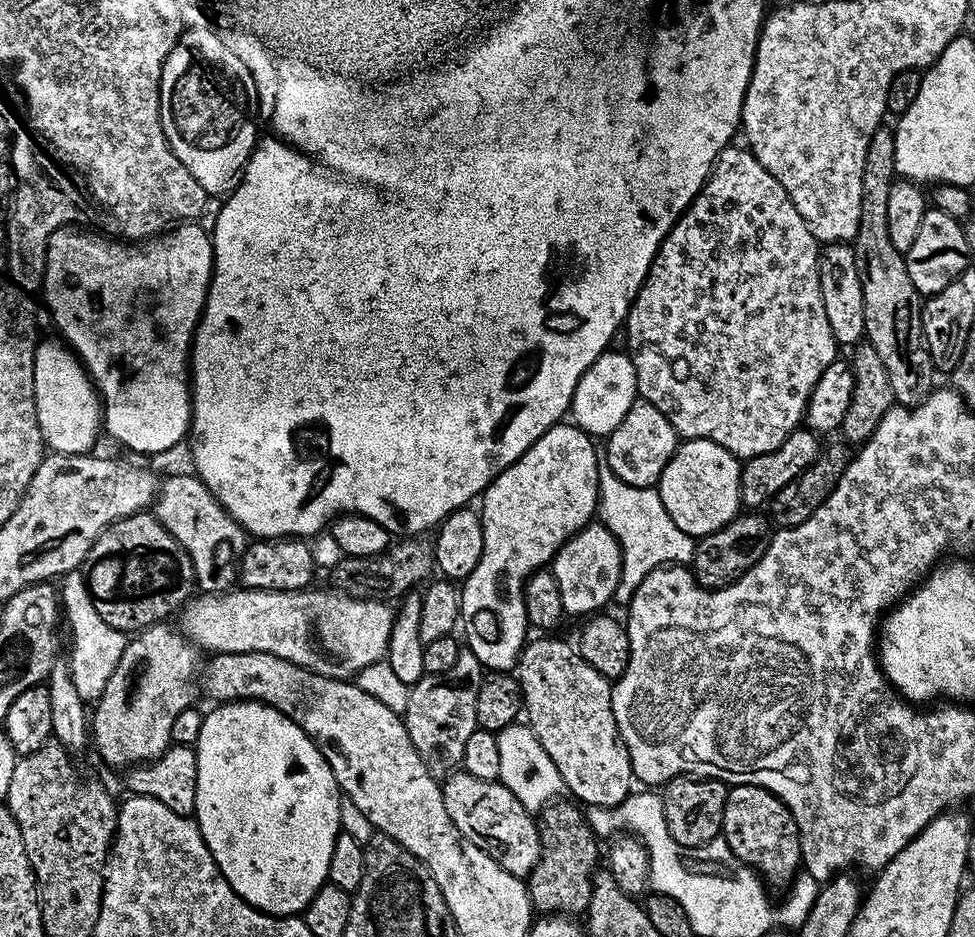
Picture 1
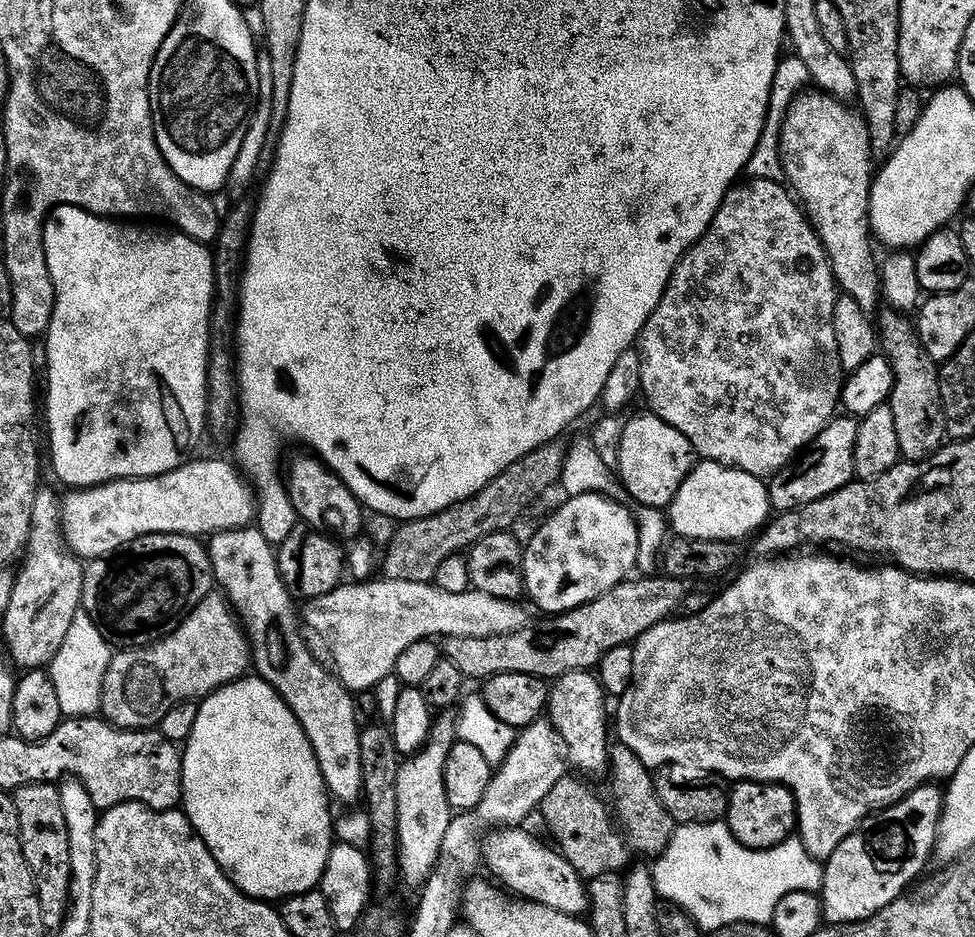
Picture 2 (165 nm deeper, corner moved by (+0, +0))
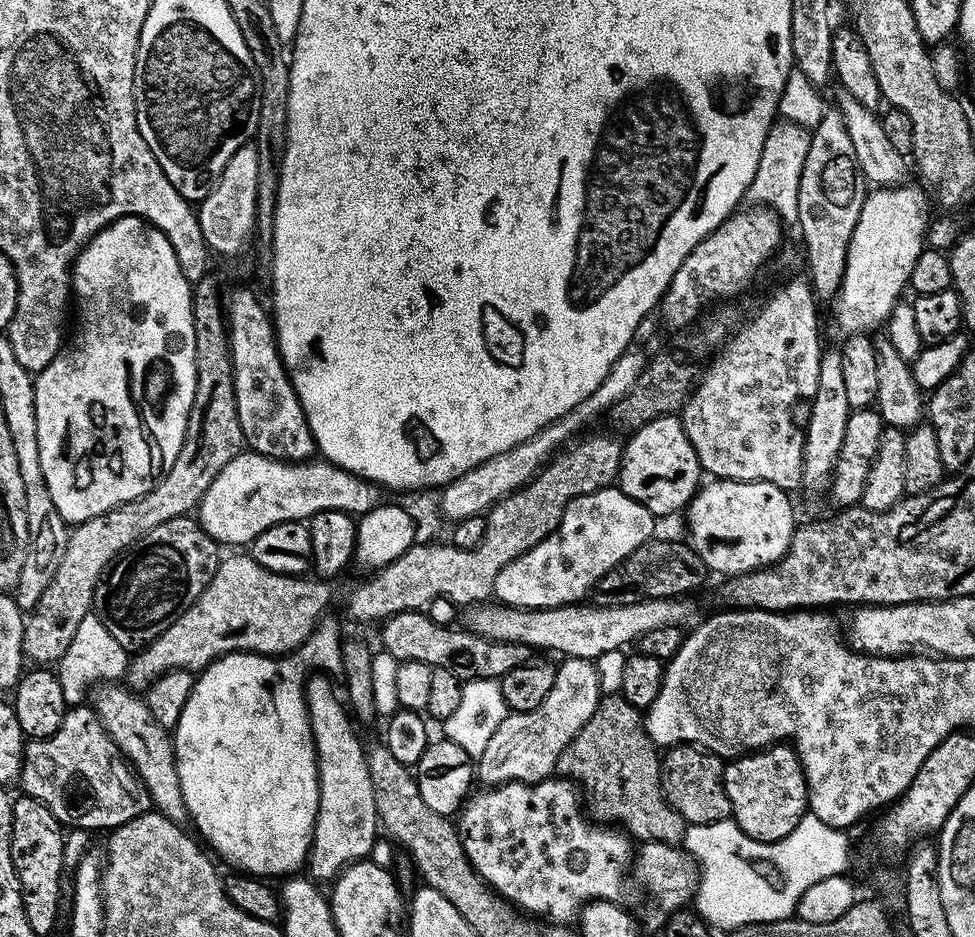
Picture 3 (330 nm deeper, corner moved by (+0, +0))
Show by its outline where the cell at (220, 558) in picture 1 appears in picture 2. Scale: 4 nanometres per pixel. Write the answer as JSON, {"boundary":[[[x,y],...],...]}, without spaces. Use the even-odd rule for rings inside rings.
{"boundary":[[[255,526],[213,532],[207,537],[206,547],[215,587],[232,605],[246,629],[248,647],[252,649],[250,664],[255,675],[282,697],[302,726],[320,763],[329,797],[333,801],[341,800],[344,806],[355,805],[352,803],[355,800],[357,803],[364,791],[361,725],[356,724],[356,704],[352,701],[355,699],[344,683],[332,675],[318,656],[316,661],[315,654],[308,649],[297,601],[280,577],[276,548]]]}

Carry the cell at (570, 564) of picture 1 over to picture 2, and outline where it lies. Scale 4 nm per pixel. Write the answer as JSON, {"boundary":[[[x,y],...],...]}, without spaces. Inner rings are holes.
{"boundary":[[[584,492],[568,496],[540,525],[536,533],[523,545],[520,569],[524,575],[527,599],[532,599],[544,614],[565,612],[574,606],[582,606],[598,594],[610,590],[636,568],[638,554],[638,526],[633,509],[627,503],[602,493]]]}

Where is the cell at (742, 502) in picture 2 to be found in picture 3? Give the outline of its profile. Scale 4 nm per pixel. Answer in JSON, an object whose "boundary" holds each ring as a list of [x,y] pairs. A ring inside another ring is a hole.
{"boundary":[[[709,479],[686,509],[688,532],[692,535],[690,547],[702,558],[709,573],[721,572],[724,578],[777,564],[798,527],[788,496],[791,495],[785,489],[761,480]]]}

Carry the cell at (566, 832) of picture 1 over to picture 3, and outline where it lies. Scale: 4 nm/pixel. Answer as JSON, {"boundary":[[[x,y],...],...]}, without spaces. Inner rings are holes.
{"boundary":[[[604,694],[601,695],[600,705],[594,710],[594,714],[590,714],[586,726],[578,730],[576,737],[558,758],[556,772],[567,774],[575,781],[582,793],[587,815],[593,821],[603,822],[608,826],[622,826],[623,831],[636,842],[657,840],[680,846],[684,842],[686,825],[683,818],[672,809],[670,802],[666,802],[664,792],[660,789],[661,759],[657,745],[653,744],[644,728],[641,709],[630,706],[630,702],[626,702],[619,694]]]}

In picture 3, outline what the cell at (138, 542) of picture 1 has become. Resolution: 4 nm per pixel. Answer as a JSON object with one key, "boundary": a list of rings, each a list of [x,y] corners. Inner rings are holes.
{"boundary":[[[191,515],[170,518],[170,522],[162,522],[162,526],[154,526],[150,534],[146,534],[132,547],[120,553],[101,576],[92,607],[98,619],[124,649],[139,650],[154,642],[163,632],[170,630],[186,610],[190,610],[198,597],[206,590],[210,578],[221,562],[222,552],[217,541],[213,540],[203,528],[199,519]]]}

